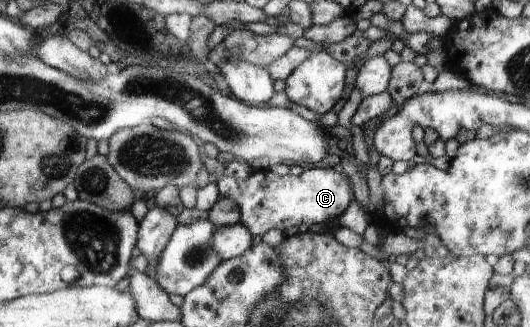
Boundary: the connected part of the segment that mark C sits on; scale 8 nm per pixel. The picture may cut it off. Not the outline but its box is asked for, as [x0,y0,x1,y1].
[215,167,354,236]

